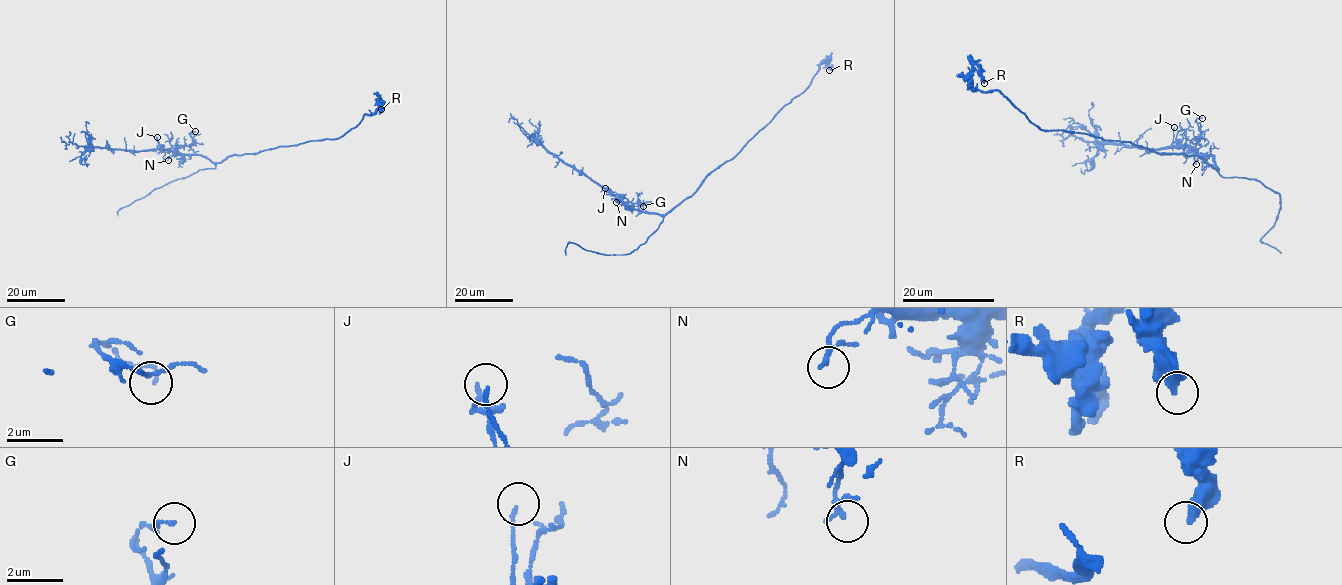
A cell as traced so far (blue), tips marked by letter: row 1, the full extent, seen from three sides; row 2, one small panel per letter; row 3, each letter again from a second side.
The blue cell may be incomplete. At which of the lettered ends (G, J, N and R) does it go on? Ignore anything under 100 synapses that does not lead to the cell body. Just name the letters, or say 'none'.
none

